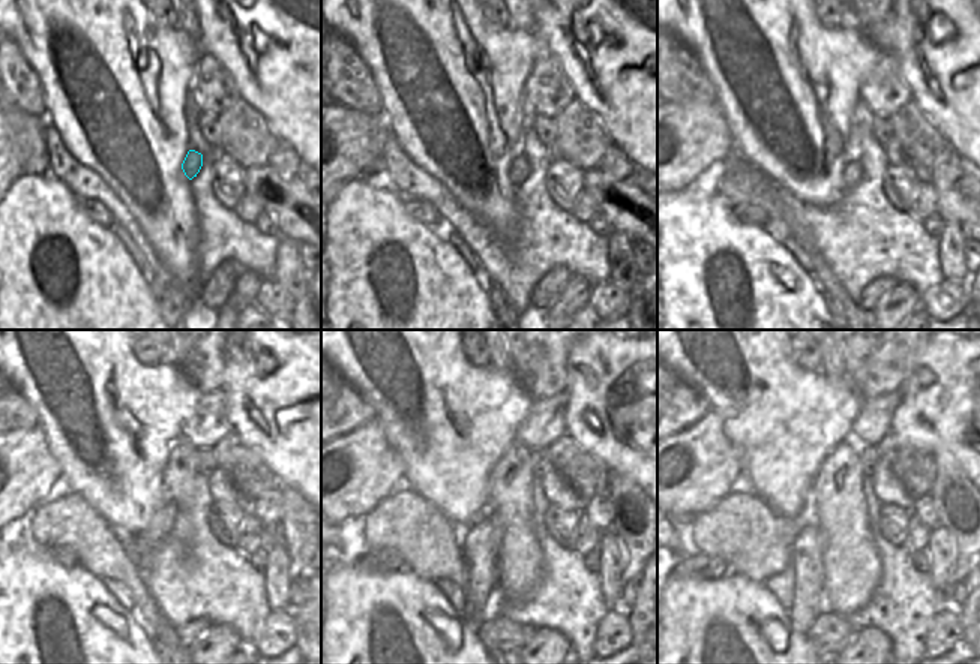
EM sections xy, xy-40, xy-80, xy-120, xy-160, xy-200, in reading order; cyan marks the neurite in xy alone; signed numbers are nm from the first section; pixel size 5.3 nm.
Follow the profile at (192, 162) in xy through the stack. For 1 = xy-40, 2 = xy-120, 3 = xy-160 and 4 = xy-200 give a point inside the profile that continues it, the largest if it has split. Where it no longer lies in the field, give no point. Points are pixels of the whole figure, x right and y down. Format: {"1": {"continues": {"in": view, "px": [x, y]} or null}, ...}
{"1": {"continues": {"in": "xy-40", "px": [520, 170]}}, "2": {"continues": {"in": "xy-120", "px": [161, 523]}}, "3": {"continues": {"in": "xy-160", "px": [479, 543]}}, "4": {"continues": {"in": "xy-200", "px": [808, 553]}}}

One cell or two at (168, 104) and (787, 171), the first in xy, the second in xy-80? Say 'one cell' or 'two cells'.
one cell

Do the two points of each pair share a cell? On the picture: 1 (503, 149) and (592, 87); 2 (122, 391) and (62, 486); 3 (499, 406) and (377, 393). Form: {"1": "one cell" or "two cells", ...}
{"1": "two cells", "2": "two cells", "3": "one cell"}

